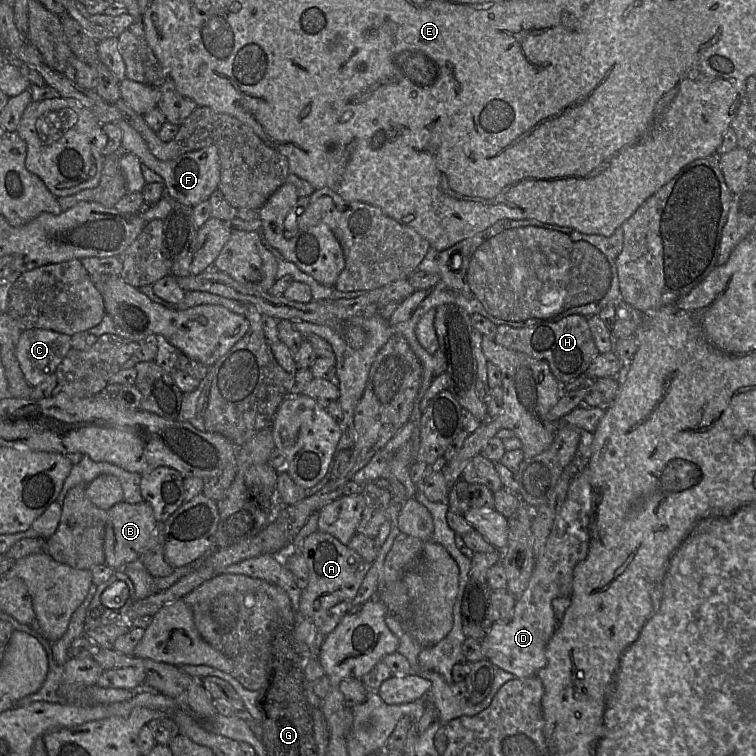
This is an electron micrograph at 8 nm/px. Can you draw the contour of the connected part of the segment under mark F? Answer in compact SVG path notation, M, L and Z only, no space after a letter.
M125 119L116 123L123 133L121 151L136 155L142 164L160 175L169 196L175 201L187 205L196 206L210 198L218 189L220 181L220 160L218 149L208 146L199 150L187 152L169 161L158 160L149 150L149 147L140 133L138 133Z

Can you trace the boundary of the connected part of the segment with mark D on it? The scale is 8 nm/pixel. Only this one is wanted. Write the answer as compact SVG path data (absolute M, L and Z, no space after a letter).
M583 465L569 483L566 498L544 547L535 559L525 590L520 597L516 597L513 617L508 622L493 622L487 635L480 641L485 659L516 678L536 675L546 664L545 645L557 627L551 602L554 598L570 596L573 568L587 556L591 504L592 487Z

